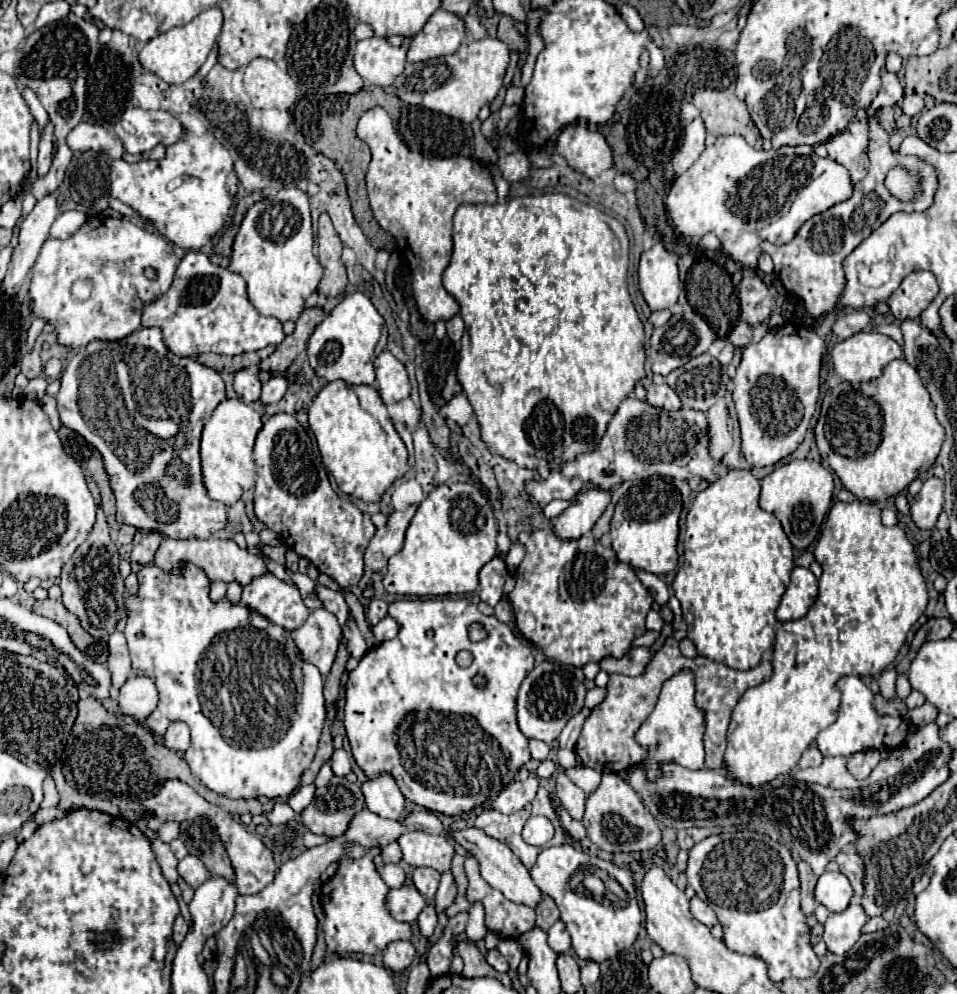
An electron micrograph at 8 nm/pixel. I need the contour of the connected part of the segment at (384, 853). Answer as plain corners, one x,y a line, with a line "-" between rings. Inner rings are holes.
388,843
380,849
380,857
384,863
400,863
402,859
402,851
398,851
398,843

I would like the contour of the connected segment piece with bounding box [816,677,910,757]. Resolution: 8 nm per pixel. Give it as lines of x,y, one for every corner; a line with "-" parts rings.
842,677
838,681
838,689
842,691
842,703
840,703
840,711
838,711
838,719
824,729
818,739
816,745
822,751
822,755
842,755
848,757
852,753
858,751
866,751
870,747
880,749
880,745
888,745
888,741
884,739
900,739
898,745
902,745
908,735
910,735
910,727
902,717
880,717
876,713
876,709
872,707
872,691
864,685
864,681
860,677

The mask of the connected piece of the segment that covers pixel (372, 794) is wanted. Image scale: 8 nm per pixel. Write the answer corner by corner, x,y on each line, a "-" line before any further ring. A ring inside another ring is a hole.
380,773
378,777
366,779
362,783
362,793
366,807
372,813
384,819
400,819
404,815
404,795
390,773

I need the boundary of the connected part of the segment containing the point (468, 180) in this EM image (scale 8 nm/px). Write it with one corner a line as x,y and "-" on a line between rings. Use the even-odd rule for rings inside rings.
372,107
362,113
356,133
372,149
372,161
366,171
368,199
376,221
396,241
412,269
412,293
420,315
428,321
448,321
458,313
456,299
444,289
442,273
452,255
452,217
464,203
496,203
496,187
486,165
470,157
424,157
412,153
398,133
392,119
382,107

